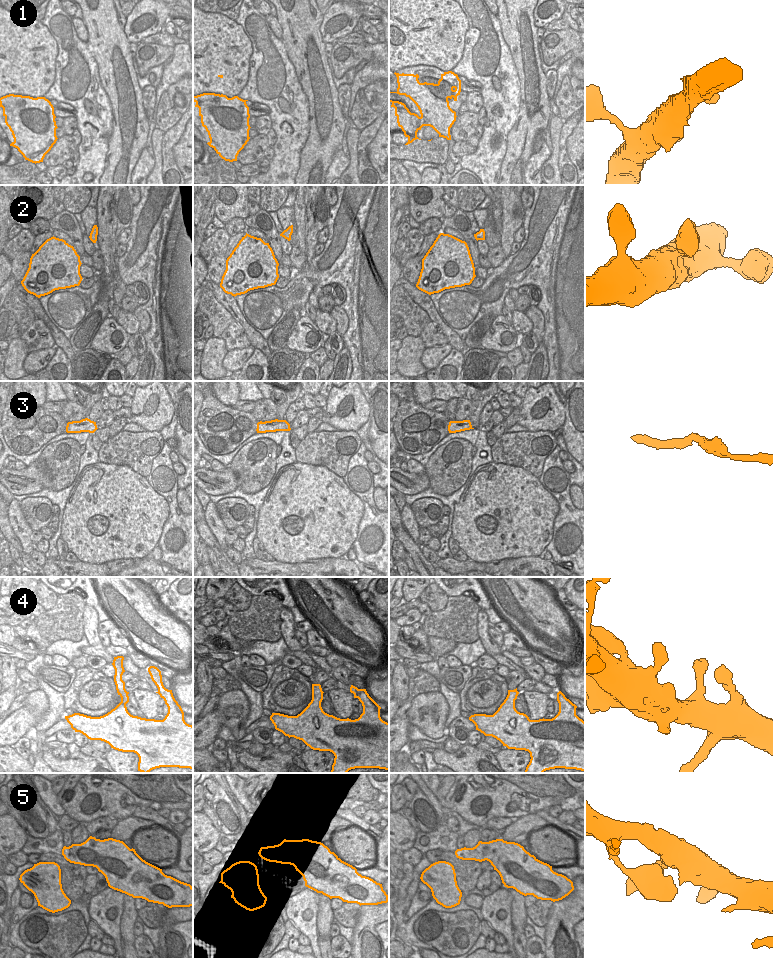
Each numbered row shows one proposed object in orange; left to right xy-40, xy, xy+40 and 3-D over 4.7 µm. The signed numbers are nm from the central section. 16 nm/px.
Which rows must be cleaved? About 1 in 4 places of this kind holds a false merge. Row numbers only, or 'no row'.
no row

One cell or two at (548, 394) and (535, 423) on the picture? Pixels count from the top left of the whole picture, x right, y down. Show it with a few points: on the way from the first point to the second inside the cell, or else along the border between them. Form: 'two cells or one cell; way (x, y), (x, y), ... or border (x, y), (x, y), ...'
one cell; way (551, 402), (553, 408), (543, 418)

